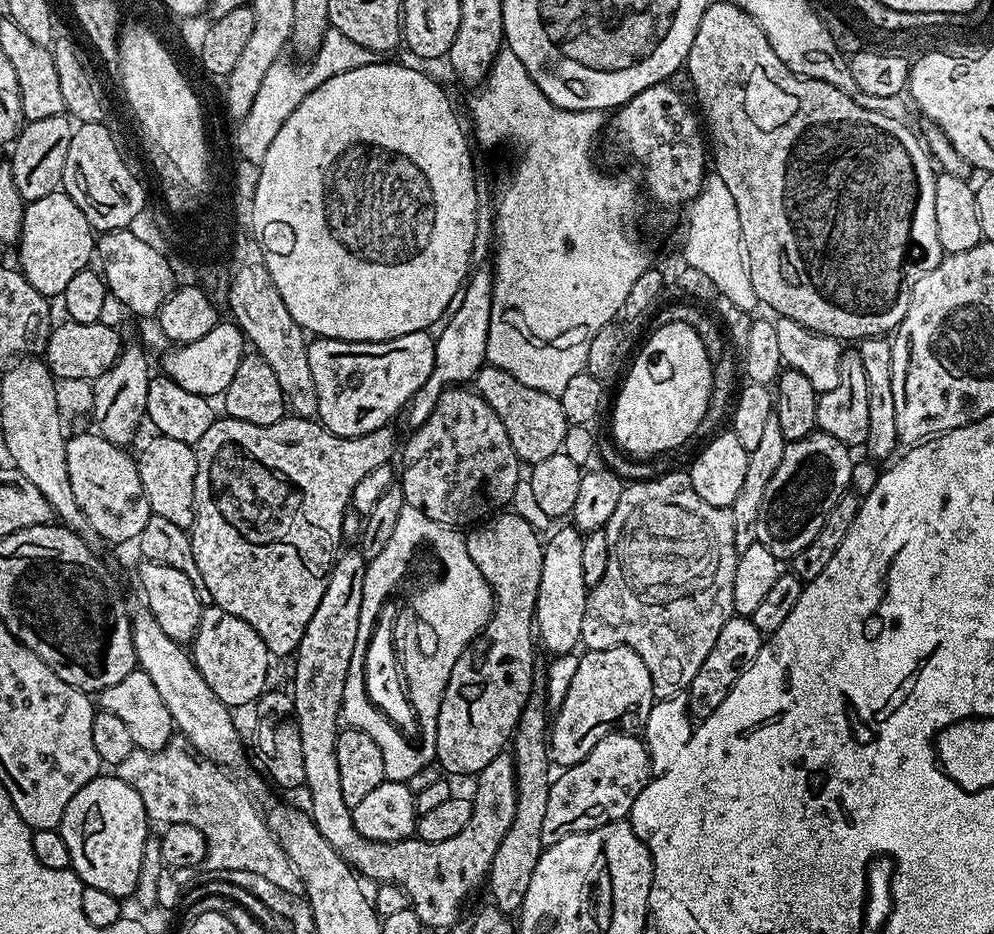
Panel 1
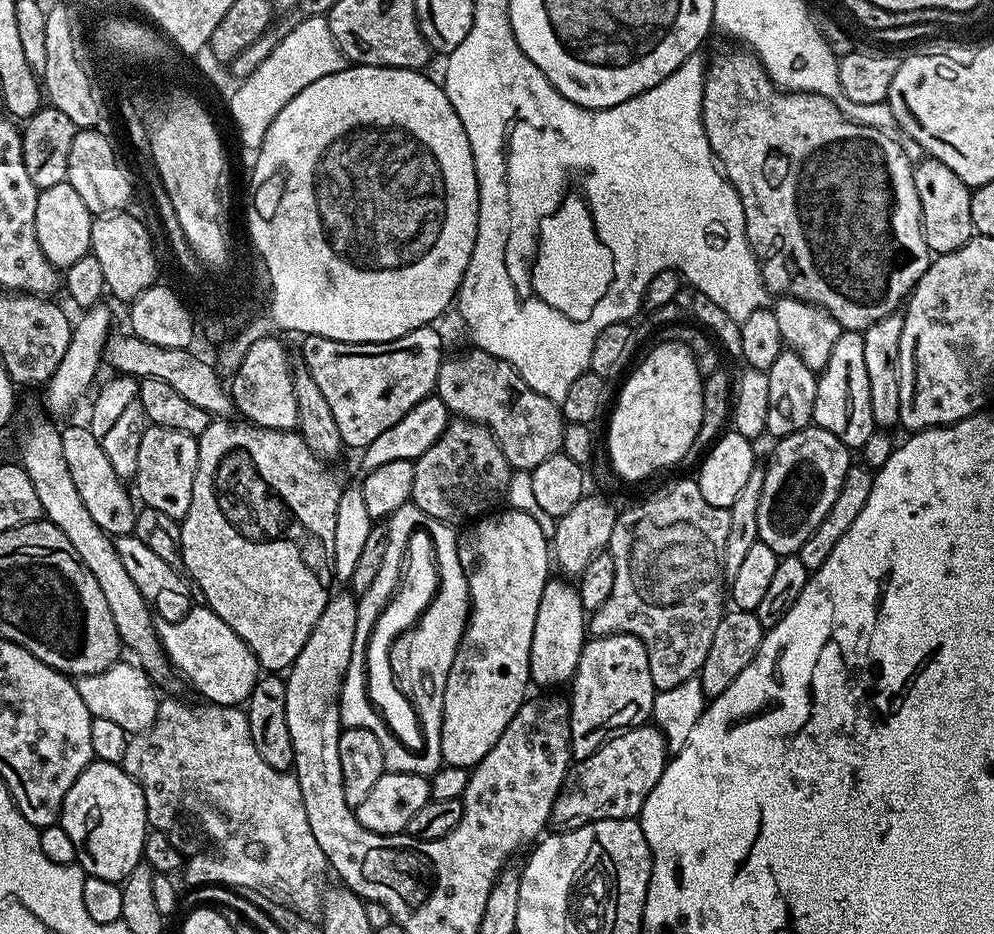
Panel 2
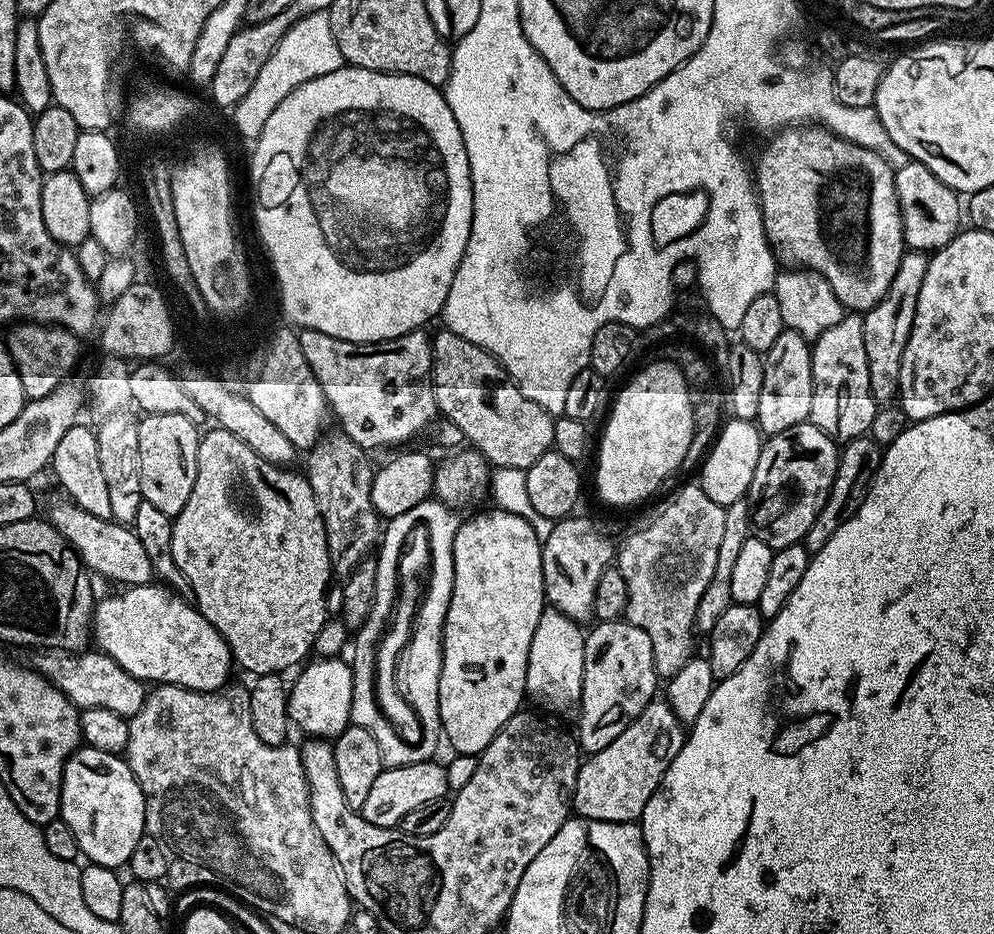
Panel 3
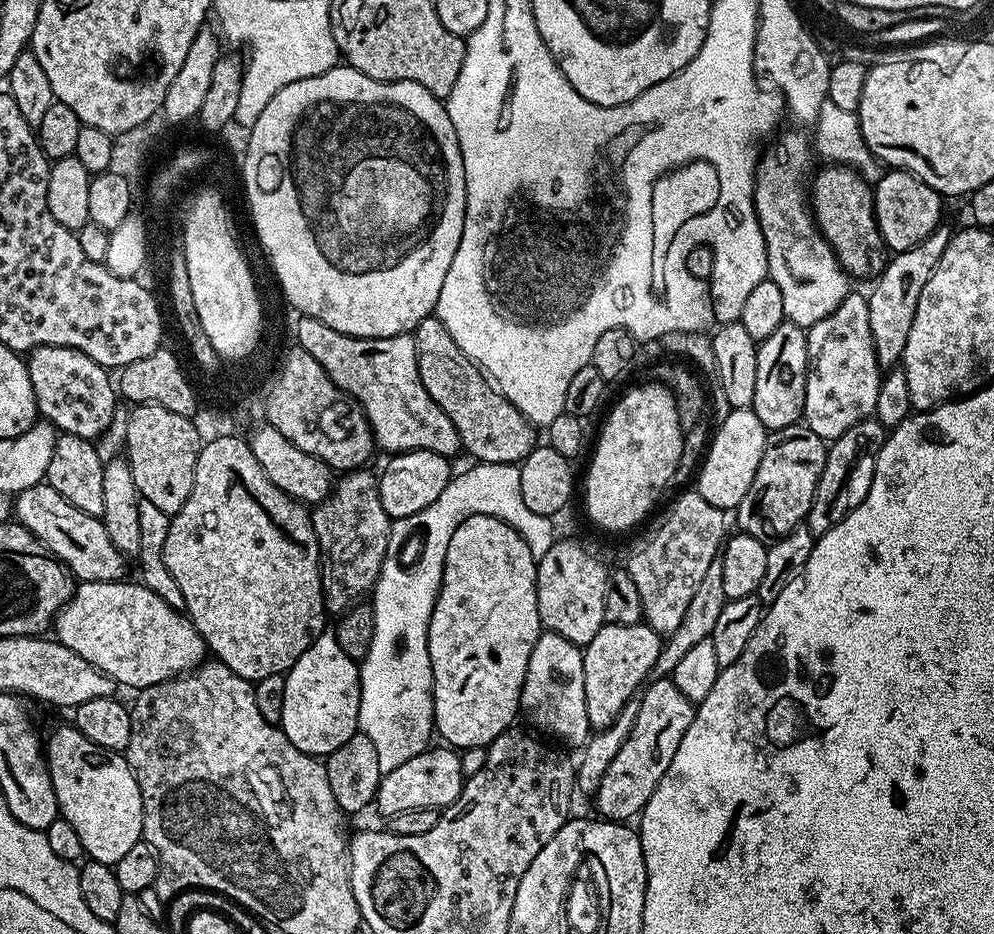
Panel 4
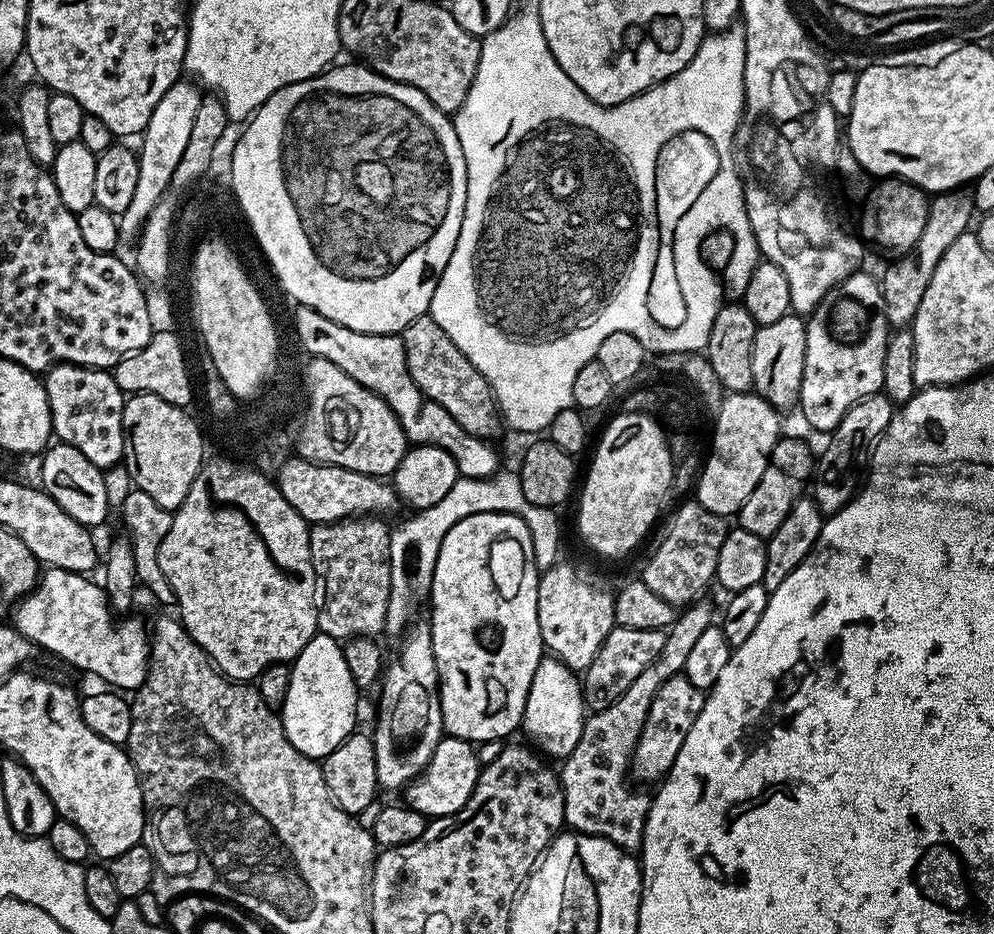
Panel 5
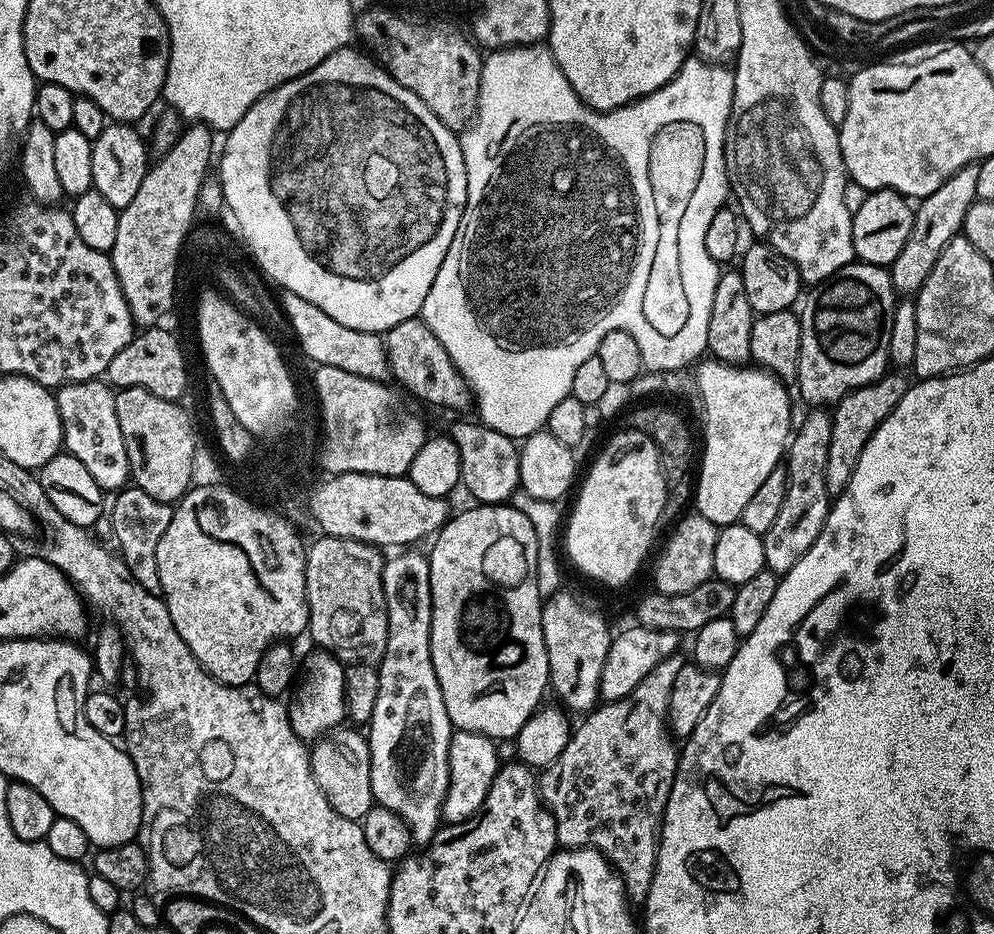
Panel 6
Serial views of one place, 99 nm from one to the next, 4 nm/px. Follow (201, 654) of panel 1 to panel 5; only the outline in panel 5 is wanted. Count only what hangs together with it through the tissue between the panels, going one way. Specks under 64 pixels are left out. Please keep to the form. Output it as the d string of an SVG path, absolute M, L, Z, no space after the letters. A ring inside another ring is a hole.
M45 567L43 571L40 573L40 579L36 581L35 588L32 589L31 592L28 593L27 596L24 597L23 600L19 601L15 605L14 611L10 616L10 624L11 627L15 628L16 631L21 632L26 639L31 640L33 645L37 649L45 648L48 652L53 652L56 656L61 656L62 659L65 660L68 664L73 664L76 668L81 668L84 672L93 672L94 675L97 676L100 680L105 680L105 685L111 686L116 690L128 690L124 688L129 688L129 690L135 690L142 686L142 682L144 681L144 675L148 672L148 661L150 659L150 632L146 627L144 628L144 624L139 620L138 617L134 616L135 614L129 615L127 618L121 619L124 620L121 624L112 624L112 619L114 619L113 613L110 611L107 594L104 591L103 587L99 583L96 584L89 578L87 575L78 573L78 572L67 572L66 570L62 570L61 568L49 568Z

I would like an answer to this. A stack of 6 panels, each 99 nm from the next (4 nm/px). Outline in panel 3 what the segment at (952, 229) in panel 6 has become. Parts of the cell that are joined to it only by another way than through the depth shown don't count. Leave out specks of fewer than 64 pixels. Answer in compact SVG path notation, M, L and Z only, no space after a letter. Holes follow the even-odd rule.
M905 251L898 266L898 274L894 274L894 282L890 282L890 290L886 290L883 298L870 311L863 313L862 338L866 342L866 366L870 366L870 394L877 405L893 403L900 395L902 354L906 354L906 342L910 342L910 330L914 326L914 314L918 310L918 293L922 291L922 278L926 278L928 261L929 257L923 252Z

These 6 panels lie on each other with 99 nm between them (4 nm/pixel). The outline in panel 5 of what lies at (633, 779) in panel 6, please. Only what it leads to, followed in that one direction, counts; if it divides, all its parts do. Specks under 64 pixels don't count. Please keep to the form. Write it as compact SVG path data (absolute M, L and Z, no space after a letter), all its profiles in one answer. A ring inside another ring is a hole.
M704 598L687 605L667 629L658 658L654 658L654 662L650 662L650 666L646 666L646 670L630 682L630 690L626 690L618 702L600 712L592 712L585 719L578 746L574 746L570 755L563 757L561 764L564 765L558 768L564 795L564 823L571 831L612 840L630 853L635 853L643 845L652 796L628 785L630 761L636 753L636 743L644 729L646 714L650 714L654 694L662 690L662 682L666 682L666 678L683 673L690 650L699 636L713 624L712 608Z

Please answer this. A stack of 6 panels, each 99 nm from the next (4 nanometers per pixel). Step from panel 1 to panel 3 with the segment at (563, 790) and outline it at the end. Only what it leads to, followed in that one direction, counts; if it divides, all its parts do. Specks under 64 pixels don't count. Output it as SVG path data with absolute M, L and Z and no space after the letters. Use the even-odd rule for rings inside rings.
M653 698L634 723L610 742L610 746L591 753L581 763L572 795L575 815L585 820L619 824L639 821L646 802L650 802L655 794L670 762L678 750L682 750L685 739L685 725L676 717L667 699Z

